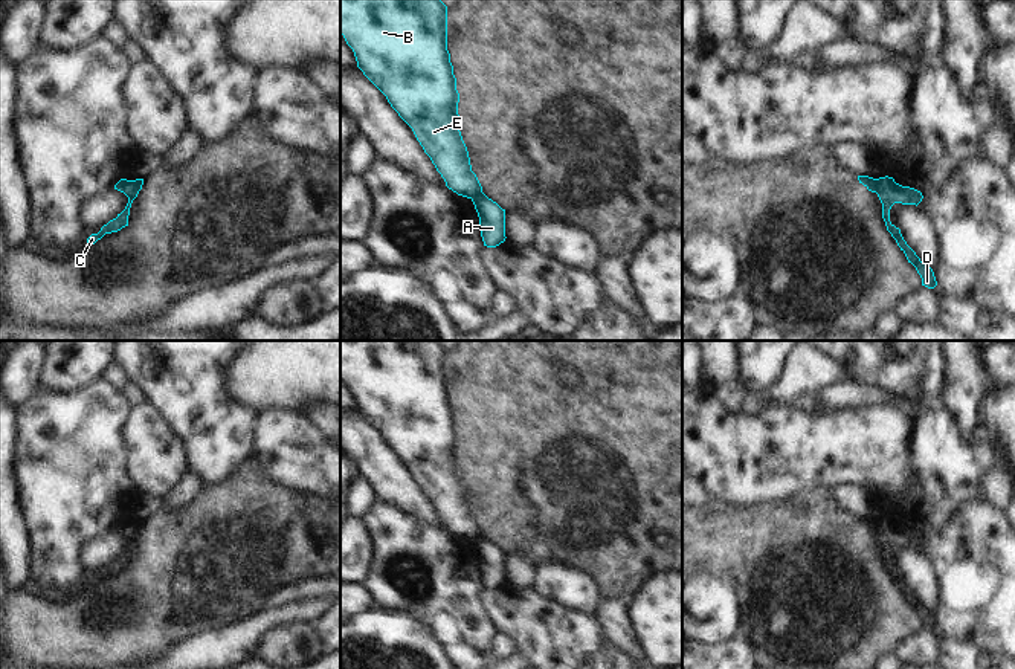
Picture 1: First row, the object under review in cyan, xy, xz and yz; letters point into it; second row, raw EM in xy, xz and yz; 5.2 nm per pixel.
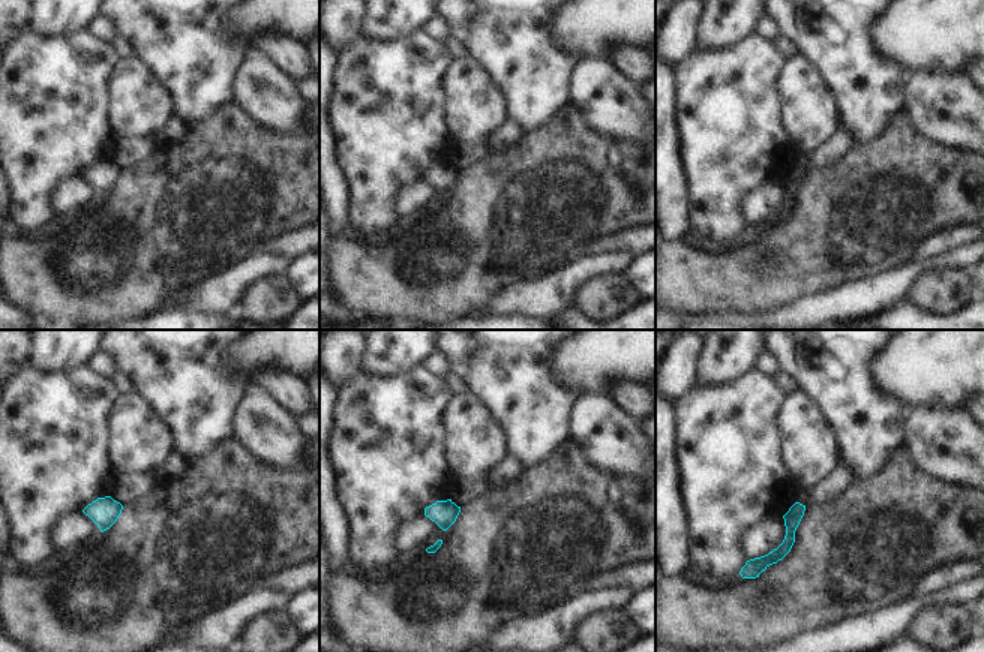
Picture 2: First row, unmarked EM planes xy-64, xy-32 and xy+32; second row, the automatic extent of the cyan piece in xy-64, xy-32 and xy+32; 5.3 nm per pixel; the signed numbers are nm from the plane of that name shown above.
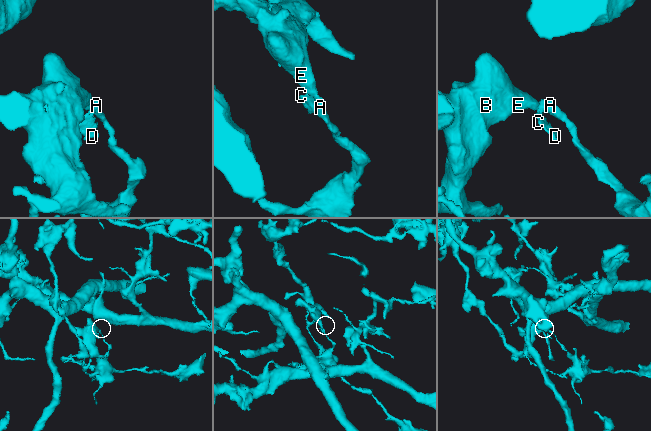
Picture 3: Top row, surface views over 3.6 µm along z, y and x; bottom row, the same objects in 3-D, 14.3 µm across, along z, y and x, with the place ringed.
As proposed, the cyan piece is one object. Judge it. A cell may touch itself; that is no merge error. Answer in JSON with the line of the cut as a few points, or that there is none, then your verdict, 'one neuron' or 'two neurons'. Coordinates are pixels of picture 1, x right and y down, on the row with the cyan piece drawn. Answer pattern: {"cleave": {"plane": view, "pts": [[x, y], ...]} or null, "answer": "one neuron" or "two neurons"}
{"cleave": {"plane": "xy", "pts": [[138, 179], [138, 190], [128, 199]]}, "answer": "two neurons"}

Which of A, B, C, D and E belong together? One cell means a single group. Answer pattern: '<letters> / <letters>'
A C D / B E

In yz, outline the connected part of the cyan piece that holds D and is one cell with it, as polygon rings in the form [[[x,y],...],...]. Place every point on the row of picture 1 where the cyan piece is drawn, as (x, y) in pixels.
[[[885,176],[876,179],[876,194],[882,203],[882,218],[885,221],[887,231],[905,254],[908,263],[916,267],[917,273],[922,278],[922,286],[934,289],[937,286],[937,281],[933,269],[916,255],[916,252],[904,240],[901,229],[890,221],[890,209],[894,203],[917,206],[923,199],[922,192],[910,186],[902,186],[896,183],[893,177]]]

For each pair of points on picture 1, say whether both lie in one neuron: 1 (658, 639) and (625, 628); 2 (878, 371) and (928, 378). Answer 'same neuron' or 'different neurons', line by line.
1: different neurons
2: same neuron

